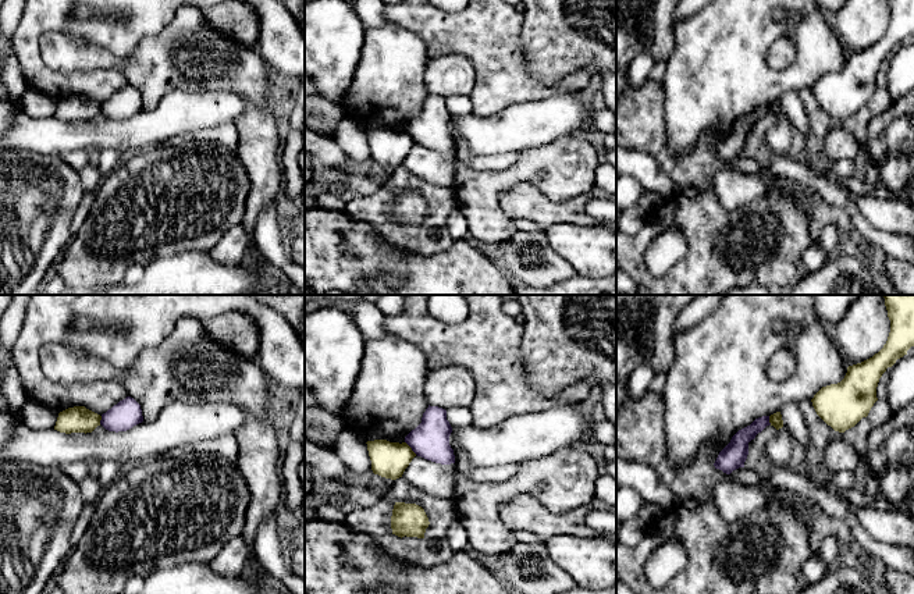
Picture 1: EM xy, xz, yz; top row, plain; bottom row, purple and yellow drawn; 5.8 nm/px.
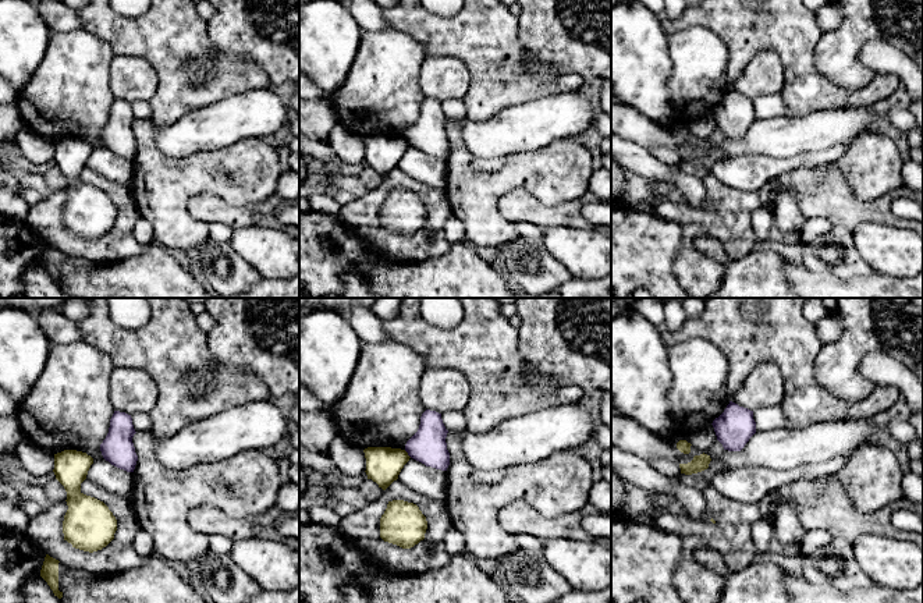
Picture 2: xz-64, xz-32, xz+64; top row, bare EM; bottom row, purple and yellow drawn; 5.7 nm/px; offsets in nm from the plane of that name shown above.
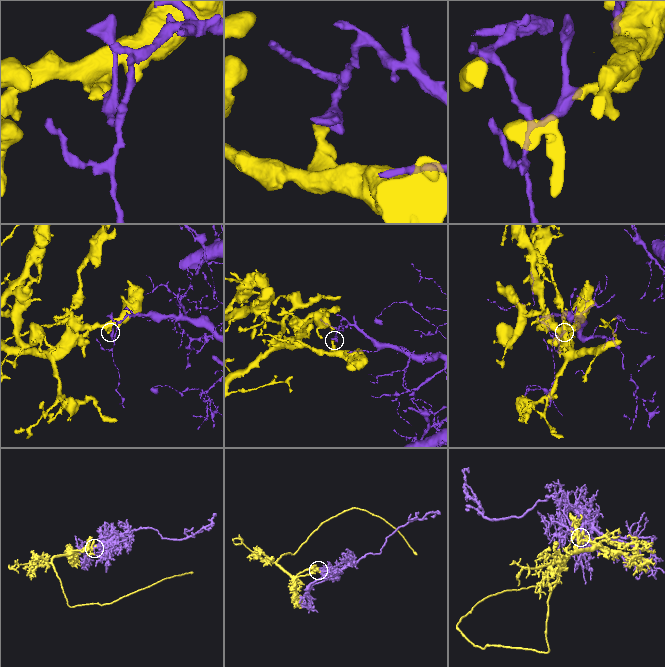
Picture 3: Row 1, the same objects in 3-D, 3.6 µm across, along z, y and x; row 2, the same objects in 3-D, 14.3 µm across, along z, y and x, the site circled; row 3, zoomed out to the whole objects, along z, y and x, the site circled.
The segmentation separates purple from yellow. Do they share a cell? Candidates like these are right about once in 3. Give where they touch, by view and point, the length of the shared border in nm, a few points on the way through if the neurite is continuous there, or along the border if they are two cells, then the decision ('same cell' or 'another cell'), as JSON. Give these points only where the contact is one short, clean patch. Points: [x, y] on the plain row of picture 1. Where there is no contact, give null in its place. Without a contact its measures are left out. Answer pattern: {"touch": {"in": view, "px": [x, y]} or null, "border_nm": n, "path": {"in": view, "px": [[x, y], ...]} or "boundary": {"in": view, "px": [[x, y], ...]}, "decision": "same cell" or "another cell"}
{"touch": {"in": "xz", "px": [411, 135]}, "border_nm": 100, "decision": "another cell"}

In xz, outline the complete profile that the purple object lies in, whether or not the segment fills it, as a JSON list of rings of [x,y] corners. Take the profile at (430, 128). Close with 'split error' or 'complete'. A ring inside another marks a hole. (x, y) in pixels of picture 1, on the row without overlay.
[[[428,93],[422,111],[405,125],[405,131],[417,145],[451,153],[455,152],[454,138],[449,134],[451,121],[452,115],[447,109],[447,99]]] | complete

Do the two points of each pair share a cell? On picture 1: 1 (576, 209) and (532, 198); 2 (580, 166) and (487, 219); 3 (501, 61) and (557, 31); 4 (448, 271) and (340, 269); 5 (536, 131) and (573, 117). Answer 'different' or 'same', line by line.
1: same
2: same
3: different
4: same
5: same

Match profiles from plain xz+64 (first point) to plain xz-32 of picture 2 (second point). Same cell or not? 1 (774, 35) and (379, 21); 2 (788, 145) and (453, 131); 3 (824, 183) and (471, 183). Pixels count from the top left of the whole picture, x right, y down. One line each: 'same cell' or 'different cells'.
1: different cells
2: different cells
3: different cells

